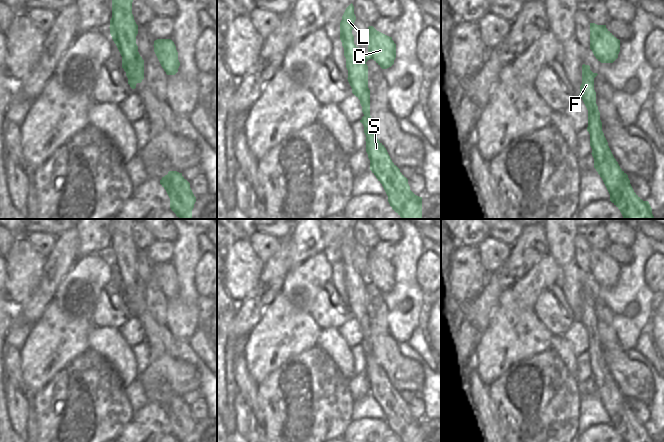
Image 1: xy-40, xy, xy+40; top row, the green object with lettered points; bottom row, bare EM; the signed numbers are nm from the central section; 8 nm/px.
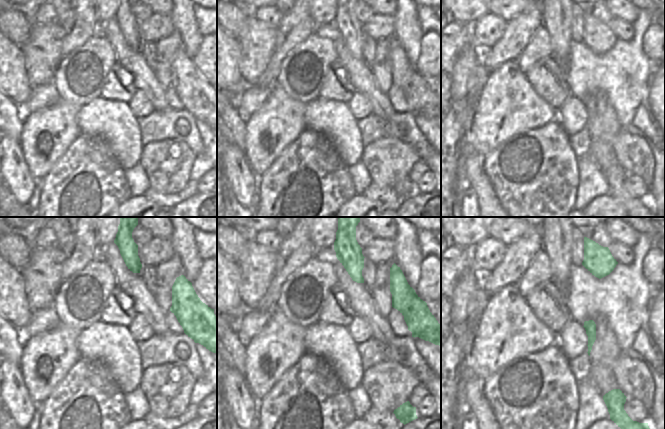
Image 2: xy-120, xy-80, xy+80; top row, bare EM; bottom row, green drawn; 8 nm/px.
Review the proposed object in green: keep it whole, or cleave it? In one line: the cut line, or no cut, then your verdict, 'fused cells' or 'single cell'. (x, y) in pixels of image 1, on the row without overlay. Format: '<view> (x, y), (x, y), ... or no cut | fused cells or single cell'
xy (368, 278), (370, 282) | fused cells

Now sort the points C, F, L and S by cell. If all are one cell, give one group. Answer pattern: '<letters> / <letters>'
C / F L S

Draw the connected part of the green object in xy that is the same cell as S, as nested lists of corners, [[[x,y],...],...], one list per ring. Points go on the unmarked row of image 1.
[[[351,227],[345,234],[340,246],[340,264],[344,272],[344,280],[346,282],[346,292],[348,294],[348,306],[352,312],[352,317],[360,324],[362,336],[364,340],[360,346],[364,350],[366,359],[366,376],[370,384],[370,394],[382,408],[387,420],[388,426],[392,433],[401,442],[422,442],[422,421],[415,419],[408,408],[408,403],[400,396],[400,393],[392,386],[386,372],[378,364],[373,352],[372,342],[370,340],[370,314],[368,312],[368,290],[366,286],[370,283],[369,279],[365,279],[355,268],[352,254],[356,240],[354,238],[354,230]]]

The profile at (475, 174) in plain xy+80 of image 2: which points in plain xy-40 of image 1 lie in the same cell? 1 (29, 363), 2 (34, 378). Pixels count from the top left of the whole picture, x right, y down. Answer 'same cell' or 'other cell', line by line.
1: other cell
2: other cell

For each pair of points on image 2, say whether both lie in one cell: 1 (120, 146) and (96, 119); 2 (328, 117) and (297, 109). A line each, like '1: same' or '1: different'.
1: same
2: different

